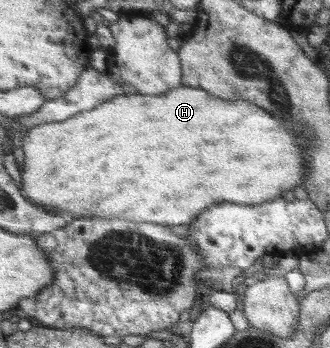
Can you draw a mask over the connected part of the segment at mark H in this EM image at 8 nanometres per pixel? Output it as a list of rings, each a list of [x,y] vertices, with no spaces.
[[[179,86],[159,95],[131,94],[112,97],[109,101],[98,105],[91,111],[79,112],[77,116],[65,121],[41,124],[18,135],[20,147],[20,175],[22,192],[27,199],[42,207],[59,207],[61,211],[68,211],[80,217],[101,217],[102,219],[123,219],[135,223],[159,223],[163,225],[185,225],[193,221],[199,212],[206,210],[213,204],[231,202],[238,204],[256,204],[274,197],[281,196],[285,191],[292,191],[296,185],[301,185],[306,172],[306,145],[314,138],[314,131],[304,123],[300,127],[288,127],[274,114],[259,109],[258,105],[249,103],[245,99],[229,99],[215,97],[199,87]]]

